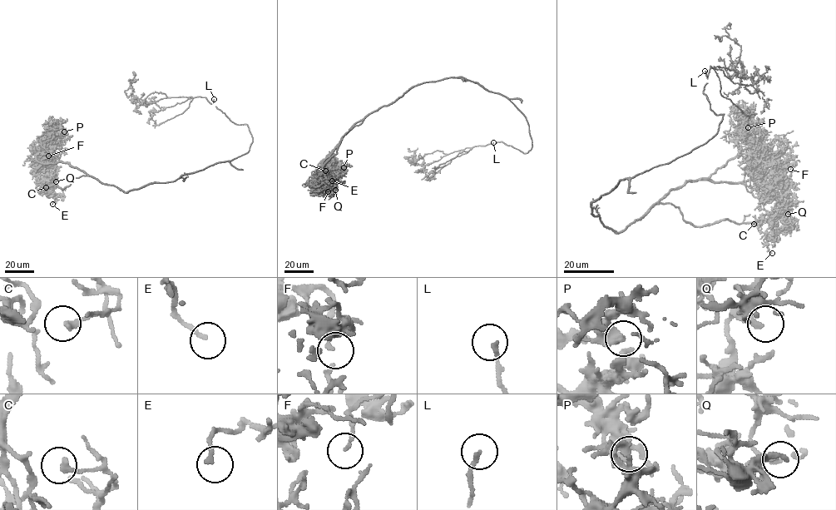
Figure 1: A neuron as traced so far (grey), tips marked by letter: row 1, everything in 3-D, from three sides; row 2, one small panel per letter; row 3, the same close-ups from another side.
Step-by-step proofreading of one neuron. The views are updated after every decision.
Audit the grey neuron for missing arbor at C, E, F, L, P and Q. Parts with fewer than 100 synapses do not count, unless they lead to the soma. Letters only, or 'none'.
none

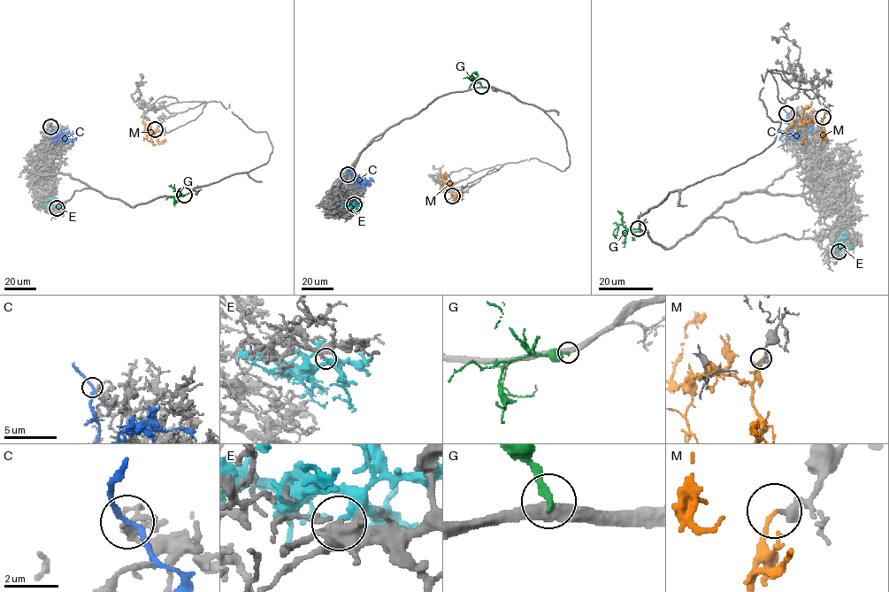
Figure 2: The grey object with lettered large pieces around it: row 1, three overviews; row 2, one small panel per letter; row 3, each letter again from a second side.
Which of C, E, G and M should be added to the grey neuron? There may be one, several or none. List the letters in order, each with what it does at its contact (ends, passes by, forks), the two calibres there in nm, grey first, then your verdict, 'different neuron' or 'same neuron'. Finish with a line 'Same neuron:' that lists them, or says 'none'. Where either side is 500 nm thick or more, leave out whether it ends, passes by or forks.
C: it passes by; 130 nm thick on the grey side, 190 nm on the other; different neuron
E: it ends there; 130 nm thick on the grey side, 320 nm on the other; different neuron
G: it ends there; 440 nm thick on the grey side, 240 nm on the other; different neuron
M: it ends there; 320 nm thick on the grey side, 140 nm on the other; same neuron
Same neuron: M

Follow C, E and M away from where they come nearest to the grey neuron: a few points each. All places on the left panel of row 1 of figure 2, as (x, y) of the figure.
C: (51, 126), (54, 130), (54, 138), (57, 135), (66, 140), (77, 137)
E: (57, 208), (49, 203), (57, 199), (56, 196)
M: (155, 129), (154, 133), (157, 132), (146, 133), (142, 119)

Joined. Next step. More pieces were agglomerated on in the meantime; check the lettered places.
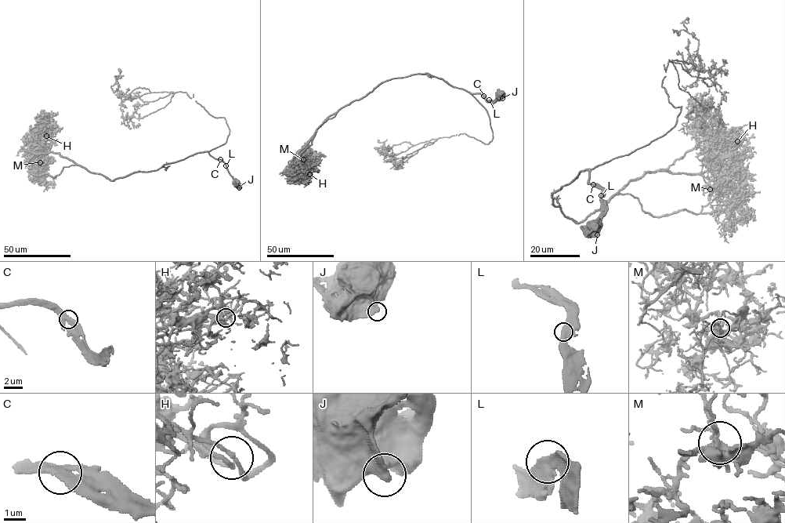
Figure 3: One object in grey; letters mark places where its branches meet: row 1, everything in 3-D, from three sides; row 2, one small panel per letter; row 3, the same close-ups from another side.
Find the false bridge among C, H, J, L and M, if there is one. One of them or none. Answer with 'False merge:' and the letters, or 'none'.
False merge: none

